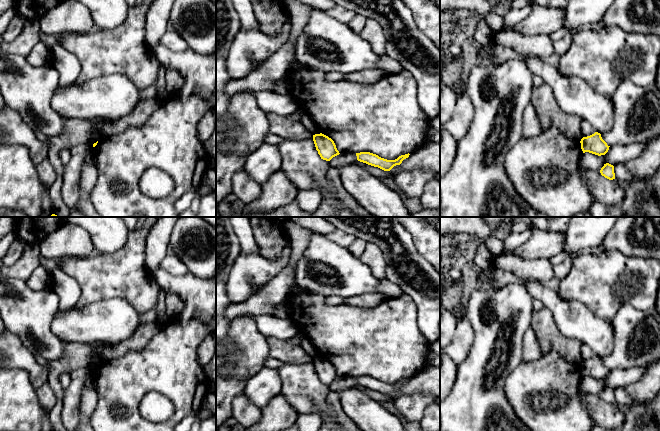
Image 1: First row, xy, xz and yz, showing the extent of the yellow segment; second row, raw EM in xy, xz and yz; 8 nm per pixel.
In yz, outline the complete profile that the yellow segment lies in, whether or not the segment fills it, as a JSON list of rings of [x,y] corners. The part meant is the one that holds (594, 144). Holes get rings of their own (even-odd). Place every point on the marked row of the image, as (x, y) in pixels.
[[[598,132],[587,137],[583,137],[580,143],[583,153],[589,152],[598,156],[605,155],[610,147],[602,139],[601,134]]]

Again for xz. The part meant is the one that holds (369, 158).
[[[370,152],[356,153],[357,160],[368,165],[378,167],[384,171],[390,171],[394,166],[400,165],[402,161],[409,157],[409,153],[399,156],[395,160],[387,160]]]

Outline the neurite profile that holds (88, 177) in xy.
[[[83,163],[80,174],[80,194],[87,198],[96,184],[96,167],[92,164]]]

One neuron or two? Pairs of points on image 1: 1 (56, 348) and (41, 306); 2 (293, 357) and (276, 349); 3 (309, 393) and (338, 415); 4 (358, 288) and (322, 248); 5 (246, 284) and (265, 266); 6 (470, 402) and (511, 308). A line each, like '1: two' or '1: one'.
1: one
2: one
3: two
4: one
5: one
6: one

